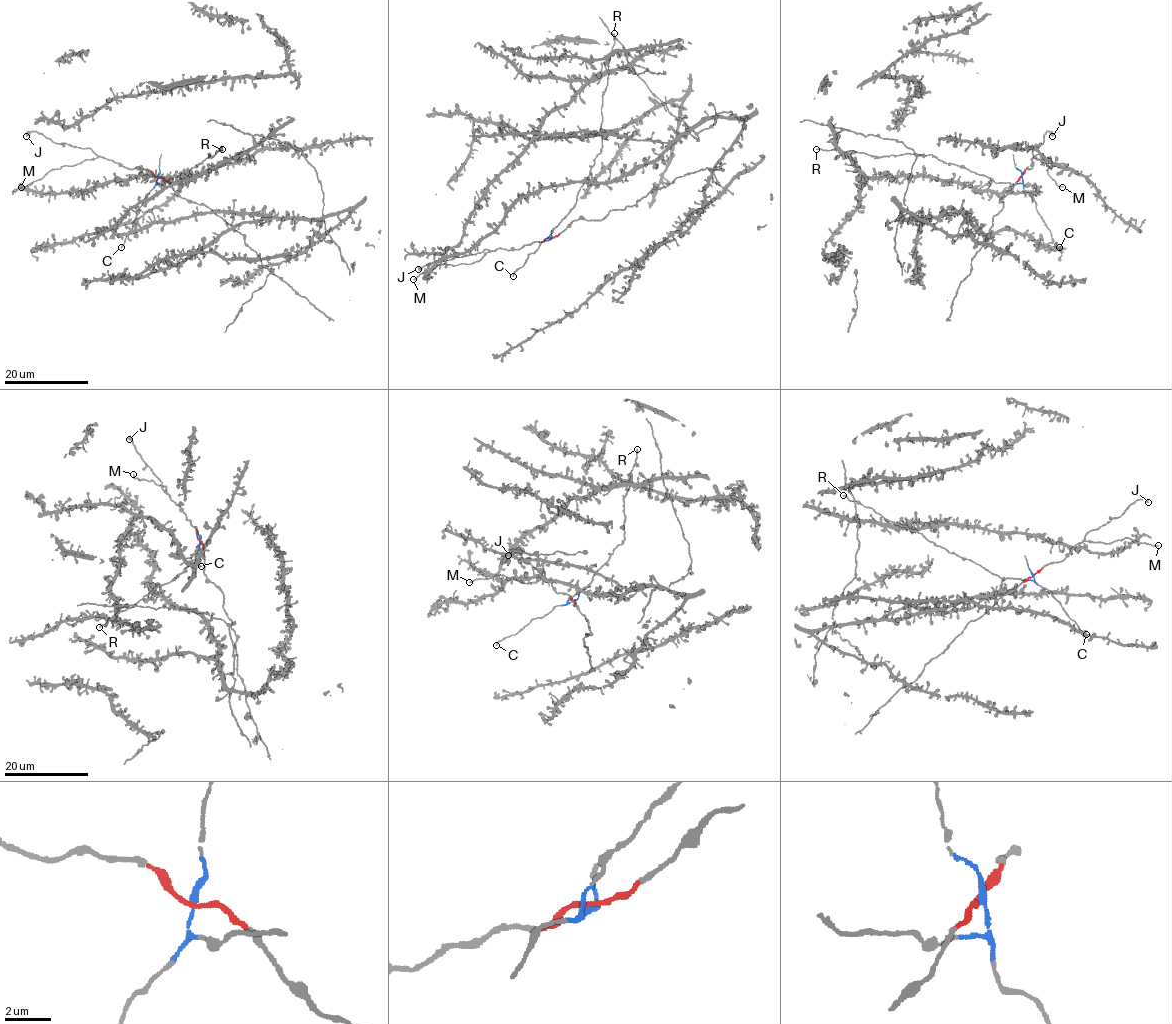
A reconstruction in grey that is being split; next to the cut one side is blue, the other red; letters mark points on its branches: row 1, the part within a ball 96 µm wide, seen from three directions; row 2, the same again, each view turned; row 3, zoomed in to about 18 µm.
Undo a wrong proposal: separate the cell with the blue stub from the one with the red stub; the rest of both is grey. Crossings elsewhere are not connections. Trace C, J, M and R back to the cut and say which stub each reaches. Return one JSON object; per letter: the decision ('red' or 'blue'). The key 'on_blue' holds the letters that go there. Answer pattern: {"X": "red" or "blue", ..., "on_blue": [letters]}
{"C": "blue", "J": "red", "M": "red", "R": "blue", "on_blue": ["C", "R"]}

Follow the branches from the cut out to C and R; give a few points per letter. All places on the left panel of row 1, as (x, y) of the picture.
C: (158, 177), (157, 185), (145, 196), (137, 212), (134, 226), (121, 247)
R: (158, 177), (157, 183), (176, 183), (202, 163), (208, 153), (213, 156), (221, 149)

